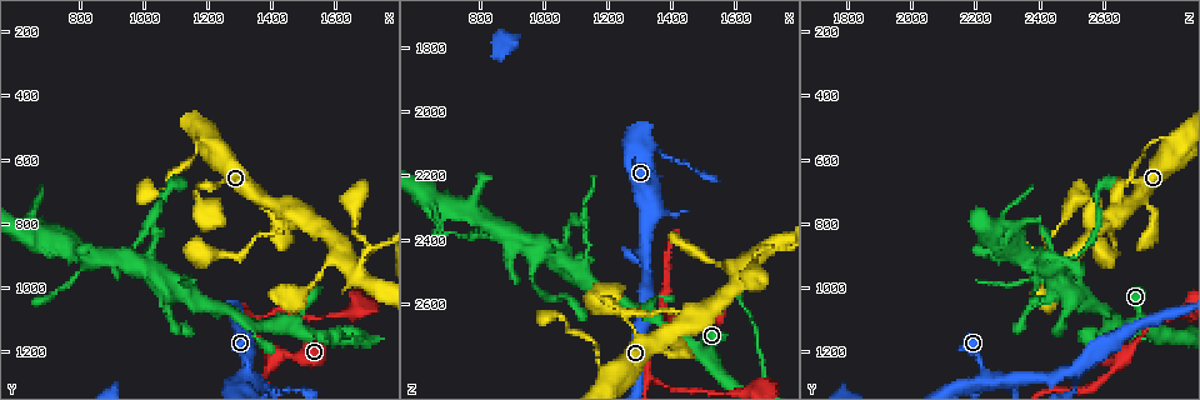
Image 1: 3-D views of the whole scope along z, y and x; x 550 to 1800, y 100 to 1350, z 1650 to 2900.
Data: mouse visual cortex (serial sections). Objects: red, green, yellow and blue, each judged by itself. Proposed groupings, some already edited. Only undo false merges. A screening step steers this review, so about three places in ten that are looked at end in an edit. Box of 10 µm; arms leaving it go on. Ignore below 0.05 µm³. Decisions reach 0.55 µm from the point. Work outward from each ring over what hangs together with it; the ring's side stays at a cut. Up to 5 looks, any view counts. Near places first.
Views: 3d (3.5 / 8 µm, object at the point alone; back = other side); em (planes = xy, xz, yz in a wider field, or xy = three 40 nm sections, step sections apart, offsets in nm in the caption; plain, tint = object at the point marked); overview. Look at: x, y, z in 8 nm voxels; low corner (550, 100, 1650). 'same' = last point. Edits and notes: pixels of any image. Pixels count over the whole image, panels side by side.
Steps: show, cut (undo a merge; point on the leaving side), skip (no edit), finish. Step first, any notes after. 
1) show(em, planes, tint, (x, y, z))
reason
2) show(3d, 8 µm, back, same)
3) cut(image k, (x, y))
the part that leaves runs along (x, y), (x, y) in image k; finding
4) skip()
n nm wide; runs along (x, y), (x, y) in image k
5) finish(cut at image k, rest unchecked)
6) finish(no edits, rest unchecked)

show(3d, 8 µm, back, (1320, 1090, 2820))

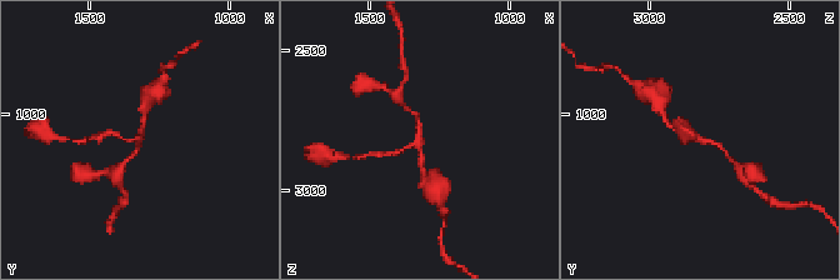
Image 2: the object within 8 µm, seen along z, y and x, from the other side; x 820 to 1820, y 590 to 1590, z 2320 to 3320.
show(3d, 3.5 µm, same)
zoom in

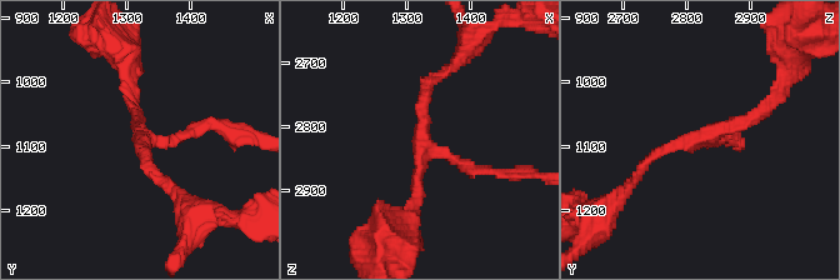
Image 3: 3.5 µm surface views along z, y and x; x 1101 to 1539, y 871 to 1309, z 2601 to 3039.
skip()
runs along (439, 78), (420, 106), (424, 141), (496, 173) in image 3; all the same cell

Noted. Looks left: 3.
show(3d, 8 µm, (1320, 1260, 2500))
arms part here

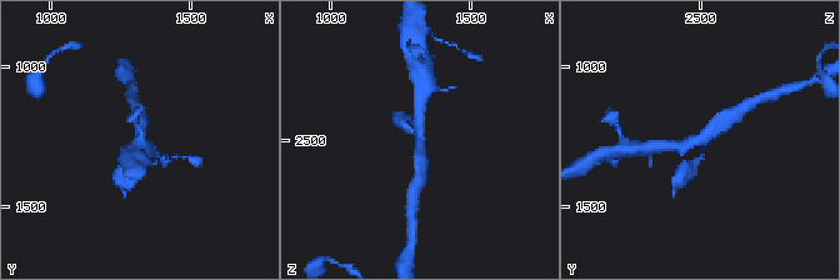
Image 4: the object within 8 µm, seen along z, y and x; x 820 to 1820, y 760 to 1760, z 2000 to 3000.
show(3d, 3.5 µm, back, same)
zoom in

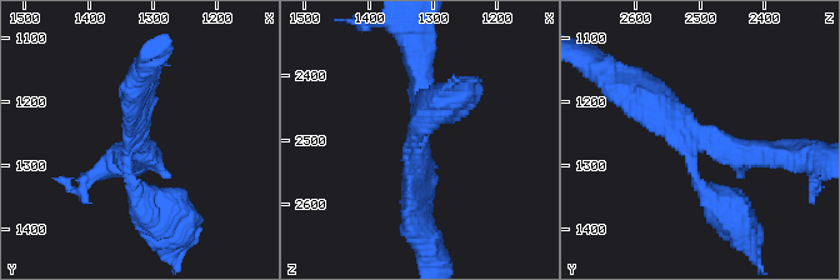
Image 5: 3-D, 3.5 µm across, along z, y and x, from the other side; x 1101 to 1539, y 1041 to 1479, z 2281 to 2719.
skip()
arms of 200, 300, 300 nm; one cell here

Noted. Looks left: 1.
finish(no edits, rest unchecked)

